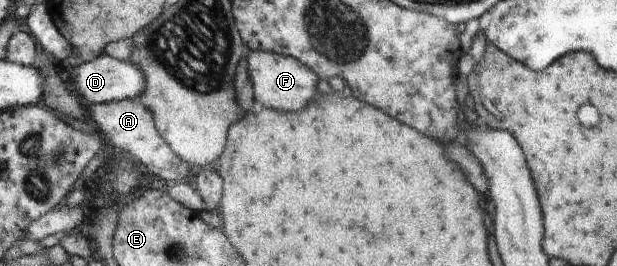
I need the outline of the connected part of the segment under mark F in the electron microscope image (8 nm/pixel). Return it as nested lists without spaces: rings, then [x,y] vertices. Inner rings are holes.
[[[251,50],[246,52],[245,58],[248,60],[249,74],[253,80],[253,95],[257,106],[280,111],[300,111],[314,99],[319,77],[317,72],[306,67],[301,60],[272,51]]]

